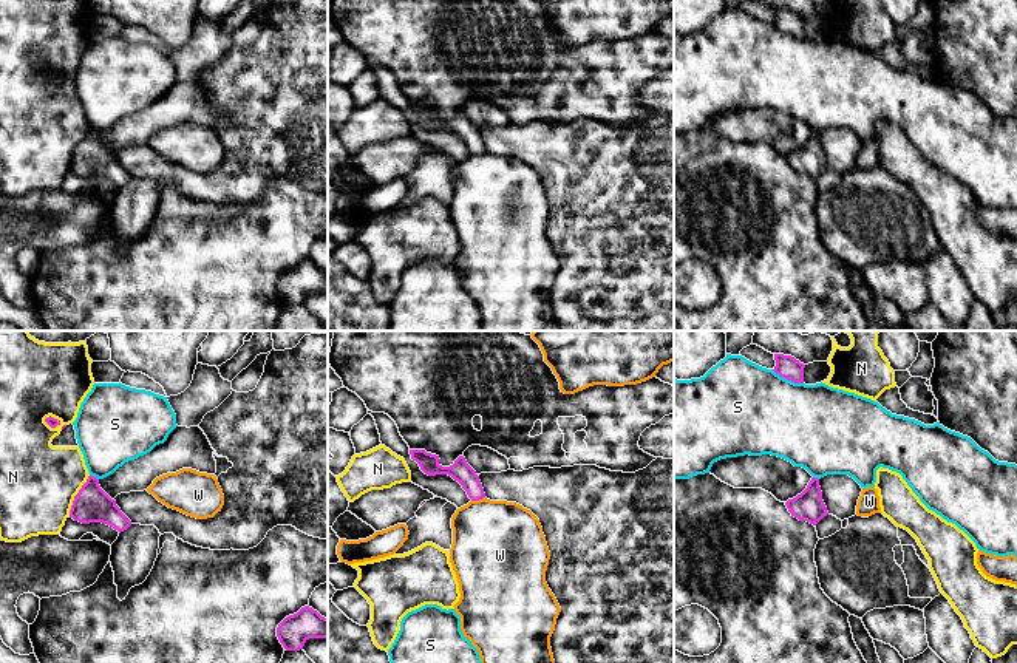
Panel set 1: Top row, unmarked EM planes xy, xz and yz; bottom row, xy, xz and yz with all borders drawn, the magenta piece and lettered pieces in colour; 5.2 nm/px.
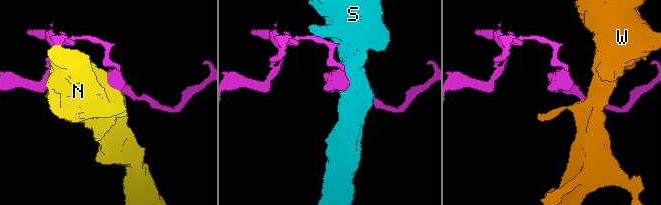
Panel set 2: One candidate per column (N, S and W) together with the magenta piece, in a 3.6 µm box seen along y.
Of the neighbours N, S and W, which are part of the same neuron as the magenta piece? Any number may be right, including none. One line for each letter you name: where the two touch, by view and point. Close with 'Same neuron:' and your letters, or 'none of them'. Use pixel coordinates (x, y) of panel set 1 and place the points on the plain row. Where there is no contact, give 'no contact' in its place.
Same neuron: none of them

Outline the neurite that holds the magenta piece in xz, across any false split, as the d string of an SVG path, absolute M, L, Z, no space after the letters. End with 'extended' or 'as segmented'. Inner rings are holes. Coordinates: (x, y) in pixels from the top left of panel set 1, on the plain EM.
M410 104L411 113L416 114L420 124L428 130L448 128L457 134L467 145L471 155L485 151L482 138L476 125L467 117L464 110L459 110L453 119L442 121L439 110L427 107L425 104Z; as segmented

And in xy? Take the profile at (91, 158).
M91 128L74 150L70 172L82 178L102 176L119 187L131 179L131 175L121 165L116 155L100 142L99 133Z; as segmented

